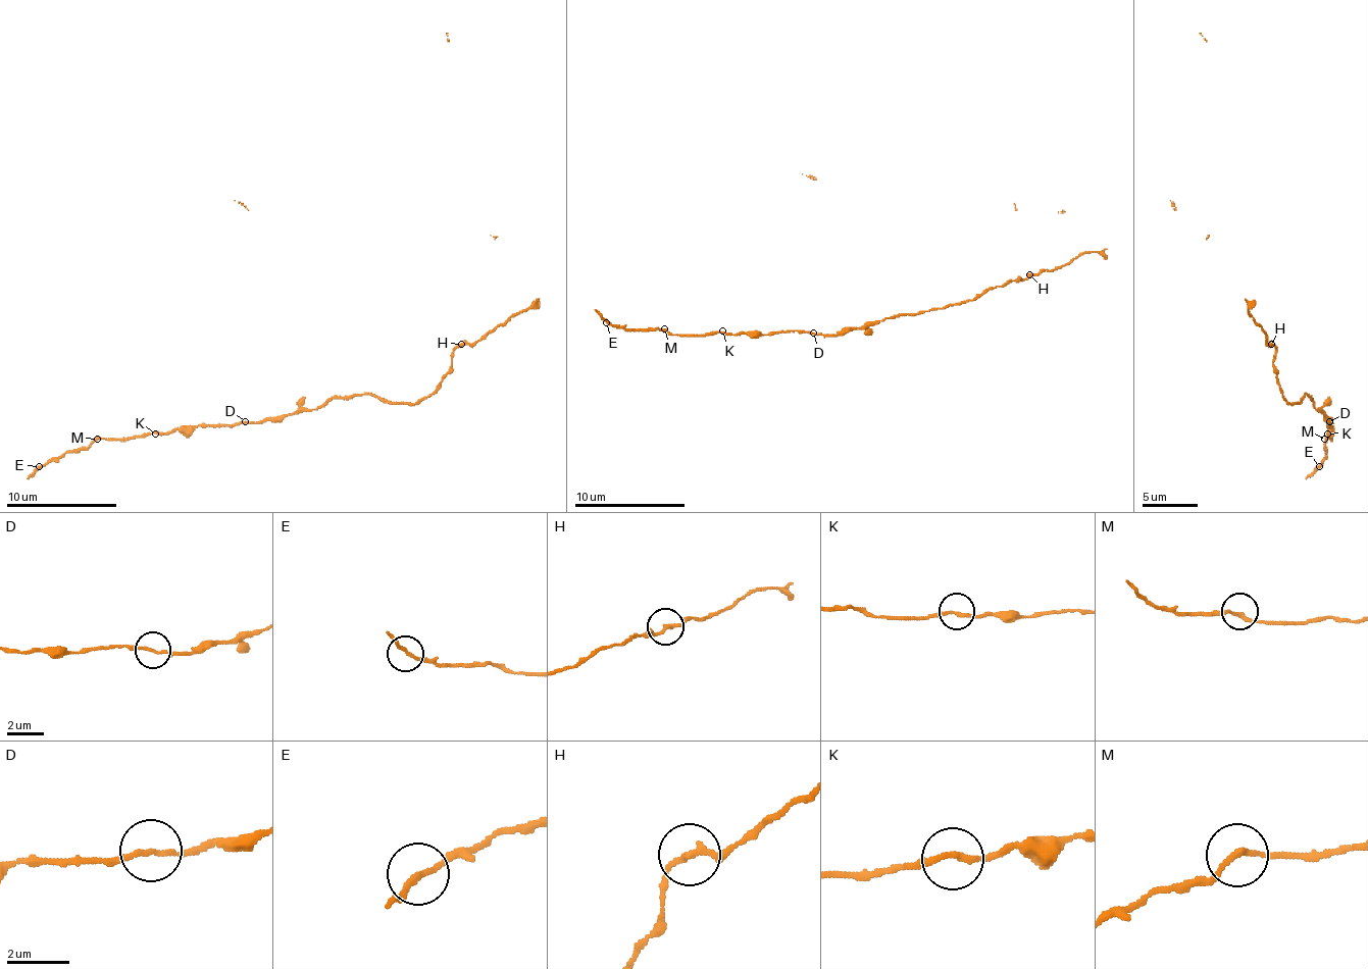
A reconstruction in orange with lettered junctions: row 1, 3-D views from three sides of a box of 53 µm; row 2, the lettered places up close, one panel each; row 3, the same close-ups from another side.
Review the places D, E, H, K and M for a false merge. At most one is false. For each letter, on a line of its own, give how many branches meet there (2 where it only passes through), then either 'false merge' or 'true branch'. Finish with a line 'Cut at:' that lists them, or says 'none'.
D: 2 | true branch
E: 2 | true branch
H: 2 | true branch
K: 2 | true branch
M: 2 | true branch
Cut at: none

